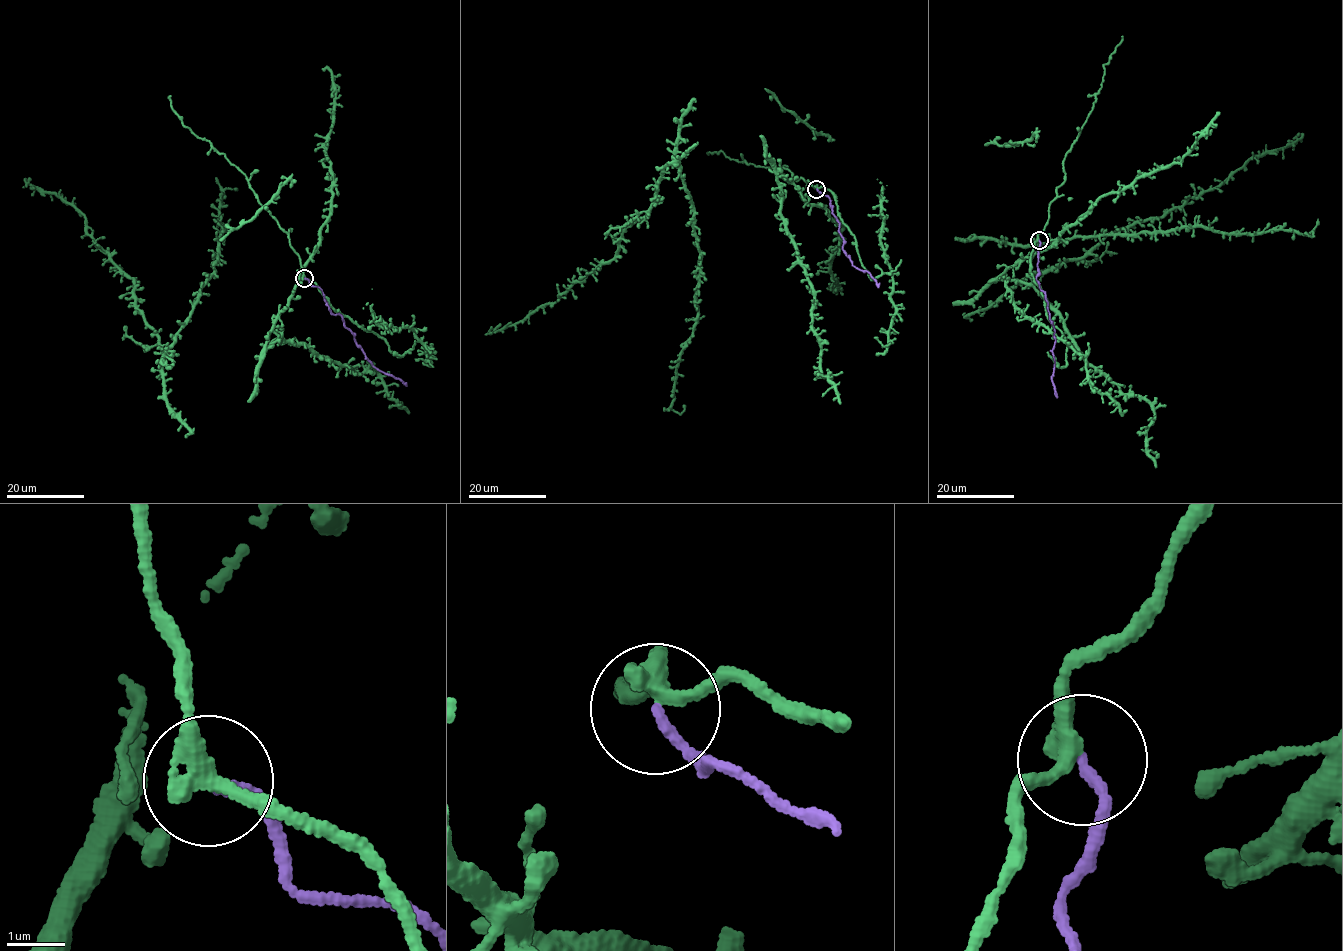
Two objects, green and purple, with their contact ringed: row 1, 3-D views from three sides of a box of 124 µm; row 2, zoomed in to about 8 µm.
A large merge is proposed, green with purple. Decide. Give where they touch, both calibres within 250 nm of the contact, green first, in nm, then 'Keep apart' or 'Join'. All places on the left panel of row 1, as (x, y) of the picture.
Place: (304, 278). Thickness 320 nm (green) against 160 nm. Keep apart

